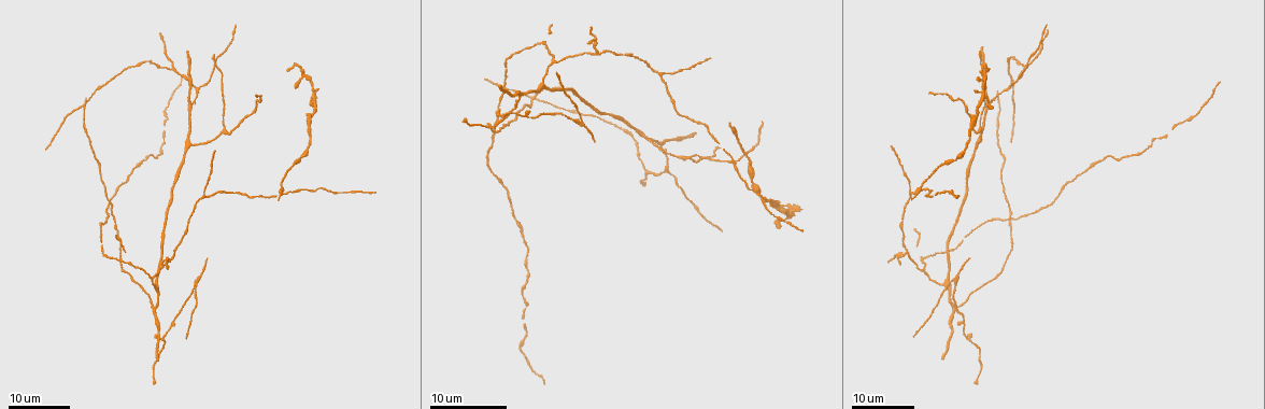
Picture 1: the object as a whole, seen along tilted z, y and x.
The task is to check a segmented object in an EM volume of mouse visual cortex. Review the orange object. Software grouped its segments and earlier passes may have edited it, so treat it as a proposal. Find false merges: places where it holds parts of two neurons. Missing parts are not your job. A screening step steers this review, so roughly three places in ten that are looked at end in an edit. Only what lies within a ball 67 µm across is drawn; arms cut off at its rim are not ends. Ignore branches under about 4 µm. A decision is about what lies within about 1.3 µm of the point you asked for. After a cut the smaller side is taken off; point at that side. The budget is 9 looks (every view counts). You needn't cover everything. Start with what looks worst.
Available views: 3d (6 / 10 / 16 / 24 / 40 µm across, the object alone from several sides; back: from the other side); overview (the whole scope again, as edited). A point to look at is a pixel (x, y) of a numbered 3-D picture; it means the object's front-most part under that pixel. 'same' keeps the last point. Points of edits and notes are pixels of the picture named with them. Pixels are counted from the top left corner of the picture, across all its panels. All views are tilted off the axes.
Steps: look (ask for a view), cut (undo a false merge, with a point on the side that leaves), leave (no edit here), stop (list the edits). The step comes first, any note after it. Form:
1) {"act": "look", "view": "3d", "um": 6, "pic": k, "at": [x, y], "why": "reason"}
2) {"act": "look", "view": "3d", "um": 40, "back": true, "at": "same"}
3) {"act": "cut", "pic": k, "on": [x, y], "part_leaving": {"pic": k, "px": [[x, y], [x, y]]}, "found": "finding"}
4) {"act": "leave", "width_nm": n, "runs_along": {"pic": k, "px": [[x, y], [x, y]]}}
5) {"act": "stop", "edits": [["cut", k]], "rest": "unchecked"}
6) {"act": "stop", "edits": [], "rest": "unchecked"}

{"act": "look", "view": "3d", "um": 24, "pic": 1, "at": [199, 280], "why": "three arms meet"}

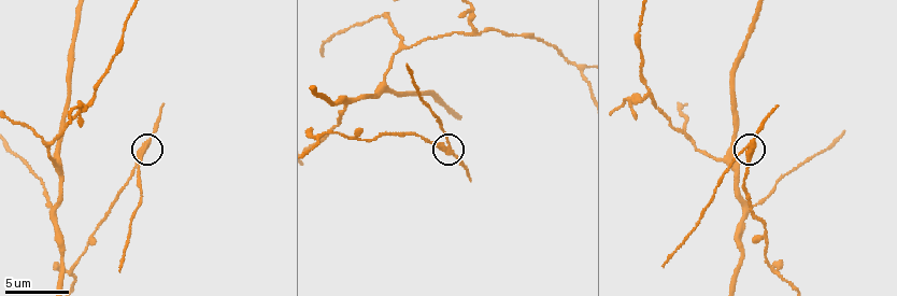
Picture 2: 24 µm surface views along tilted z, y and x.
{"act": "look", "view": "3d", "um": 10, "pic": 2, "at": [747, 150]}

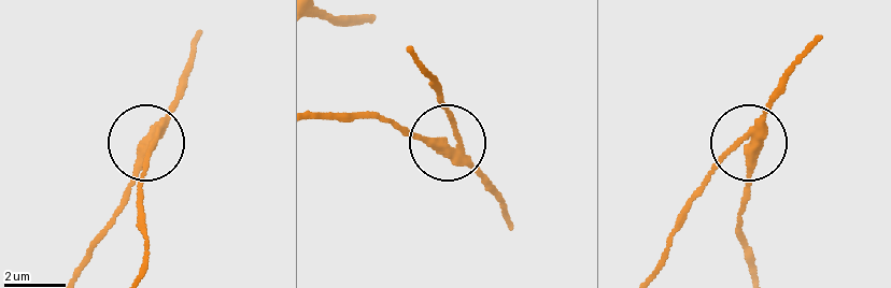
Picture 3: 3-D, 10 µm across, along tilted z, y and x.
{"act": "cut", "pic": 3, "on": [133, 169], "arms": 3, "part_leaving": {"pic": 3, "px": [[160, 134], [84, 270]]}, "found": "two neurons meet here"}

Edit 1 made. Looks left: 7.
{"act": "look", "view": "3d", "um": 6, "pic": 2, "at": [51, 209], "why": "three-way junction"}

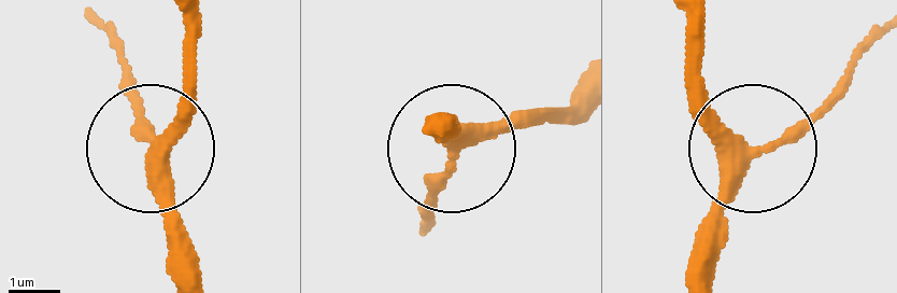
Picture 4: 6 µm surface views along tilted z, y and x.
{"act": "leave", "width_nm": 280, "runs_along": {"pic": 4, "px": [[184, 25], [181, 101], [159, 152], [178, 281]]}, "found": "all the same neuron"}

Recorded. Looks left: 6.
{"act": "look", "view": "3d", "um": 16, "pic": 1, "at": [188, 103], "why": "three-way junction"}

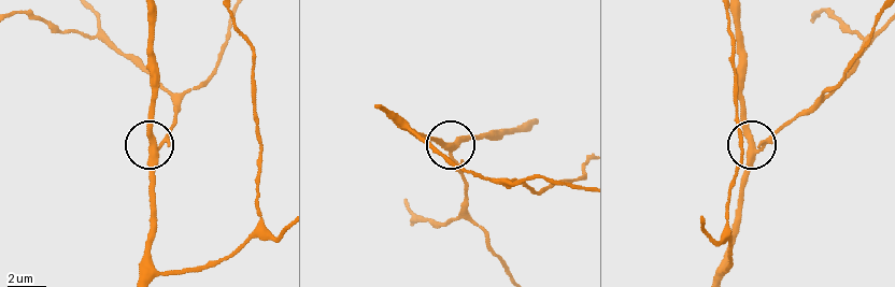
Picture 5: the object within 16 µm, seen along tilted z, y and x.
{"act": "look", "view": "3d", "um": 10, "pic": 5, "at": [155, 148]}

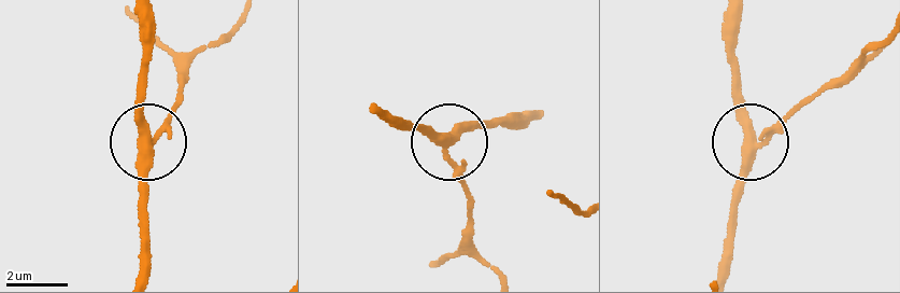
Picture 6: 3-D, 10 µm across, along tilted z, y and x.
{"act": "look", "view": "3d", "um": 10, "back": true, "pic": 6, "at": [147, 143]}

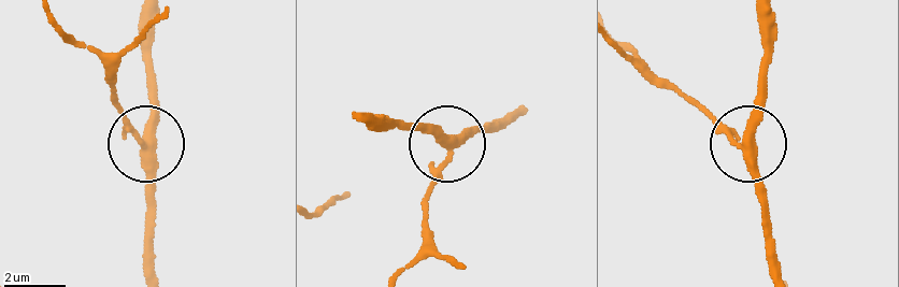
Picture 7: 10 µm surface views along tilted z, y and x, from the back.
{"act": "leave", "runs_along": {"pic": 7, "px": [[154, 273], [145, 133], [153, 68]]}, "found": "continuous, no second neuron"}

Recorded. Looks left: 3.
{"act": "look", "view": "3d", "um": 24, "pic": 1, "at": [226, 131], "why": "three arms meet"}

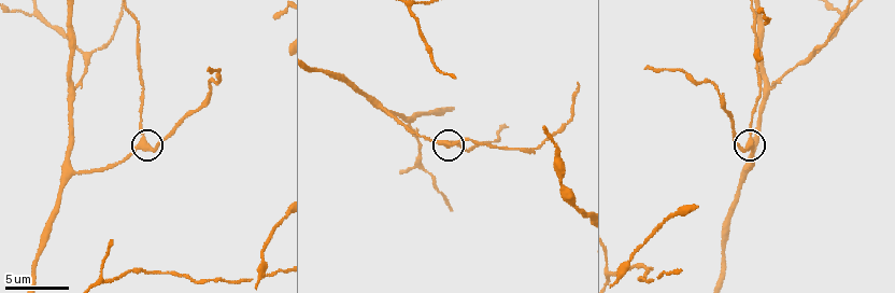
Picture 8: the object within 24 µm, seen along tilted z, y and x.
{"act": "look", "view": "3d", "um": 6, "pic": 8, "at": [748, 138]}

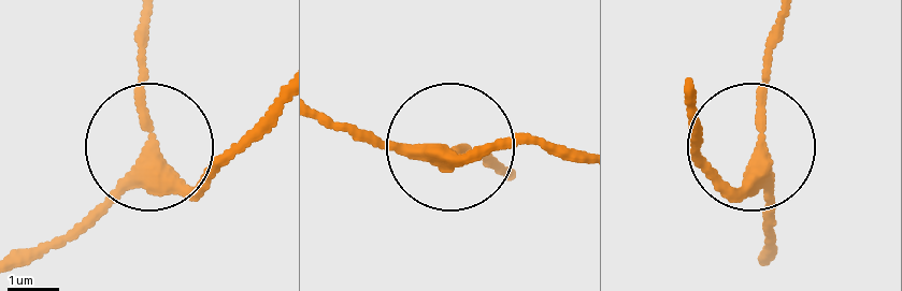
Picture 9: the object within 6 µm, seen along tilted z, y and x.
{"act": "leave", "runs_along": {"pic": 9, "px": [[22, 260], [147, 145], [148, 20]]}, "found": "continuous, no second neuron"}

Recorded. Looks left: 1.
{"act": "stop", "edits": [["cut", 3]], "rest": "unchecked"}

